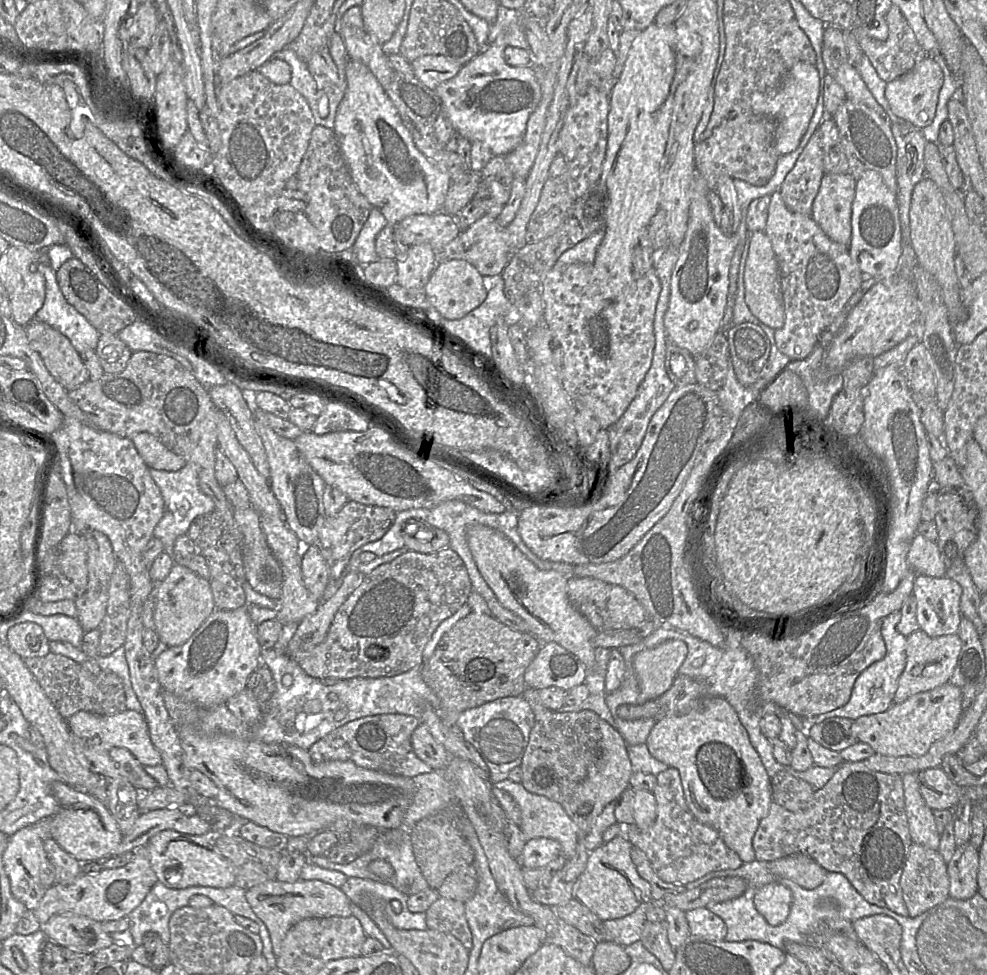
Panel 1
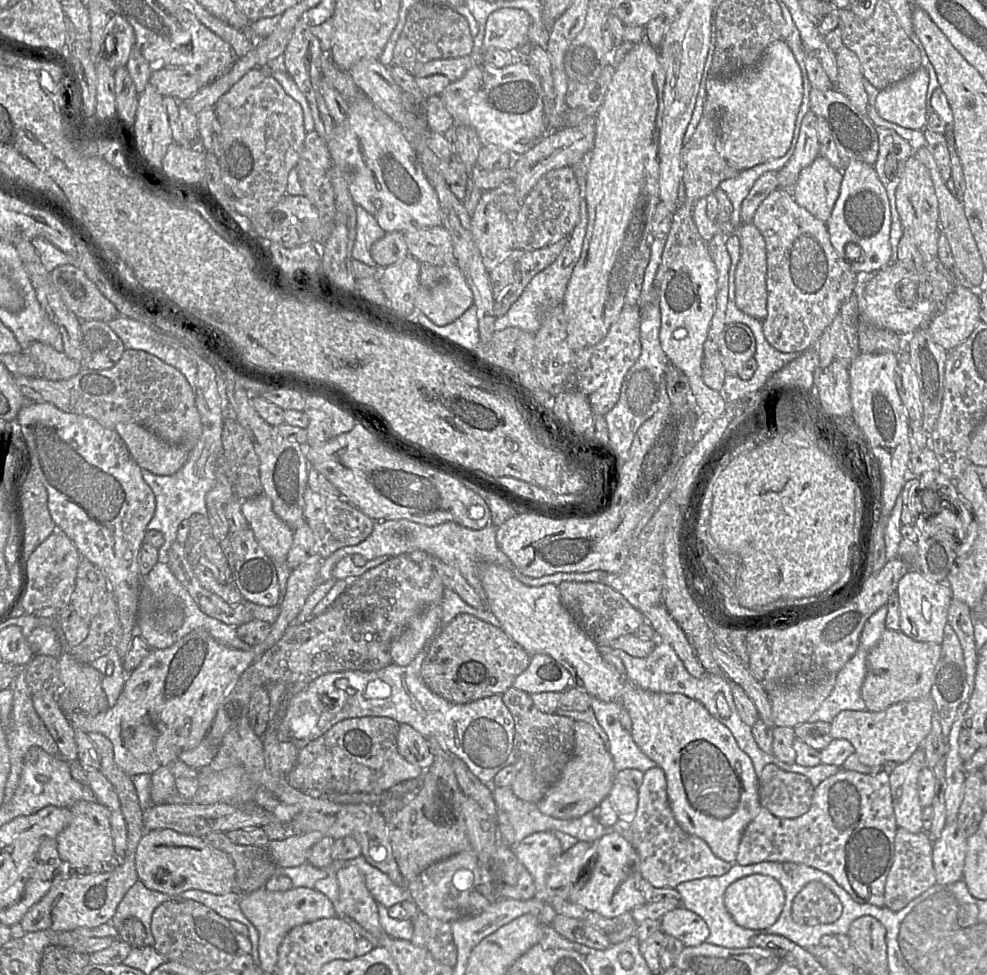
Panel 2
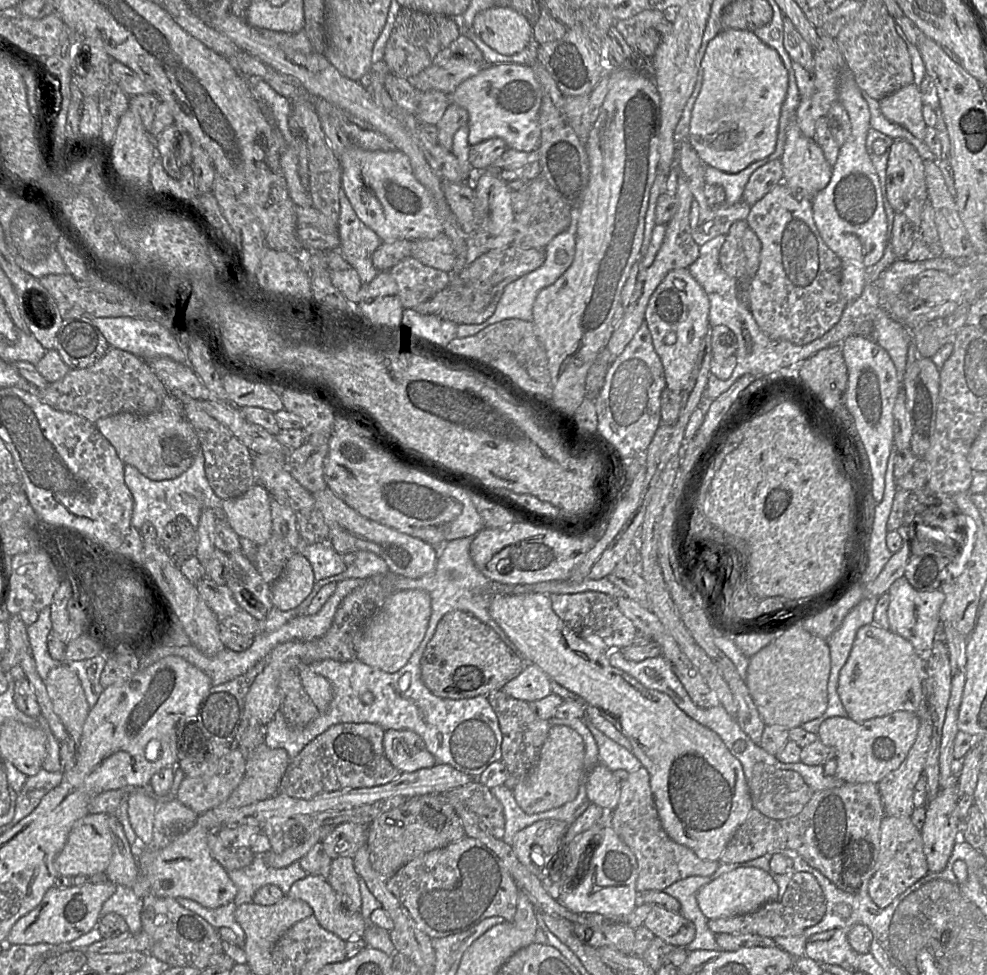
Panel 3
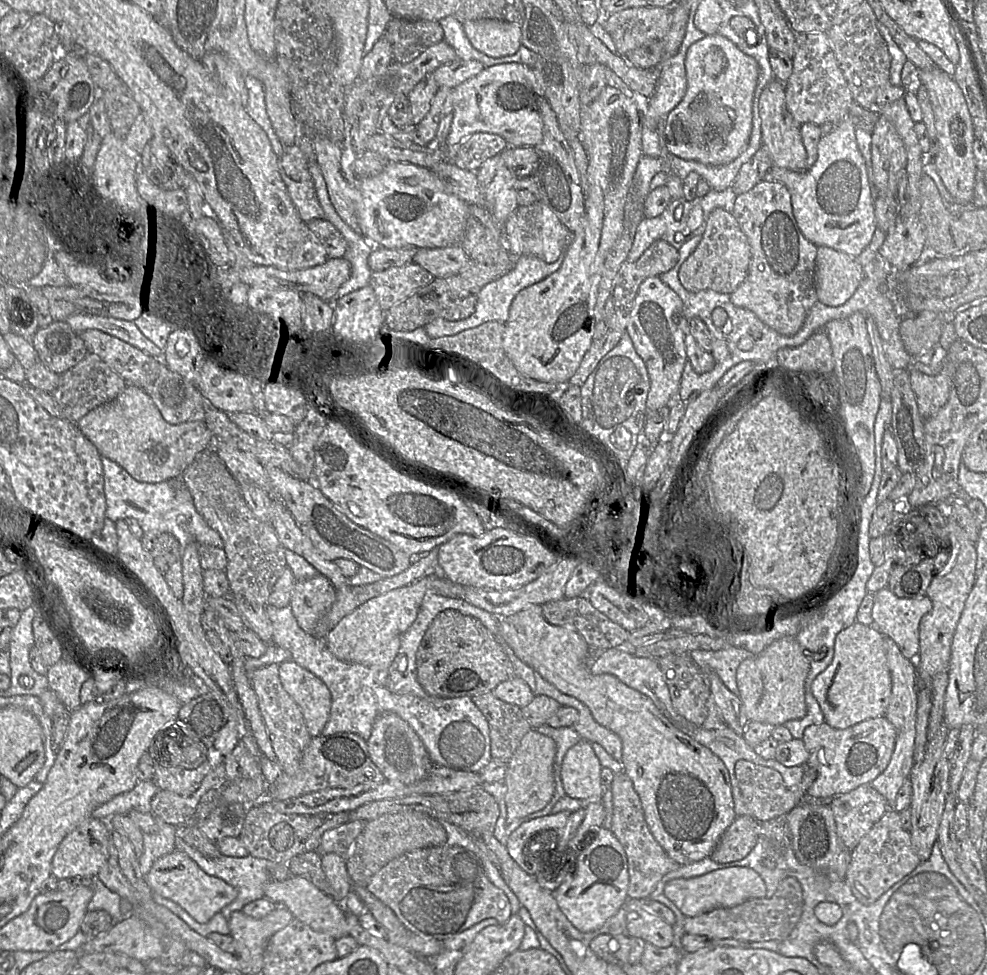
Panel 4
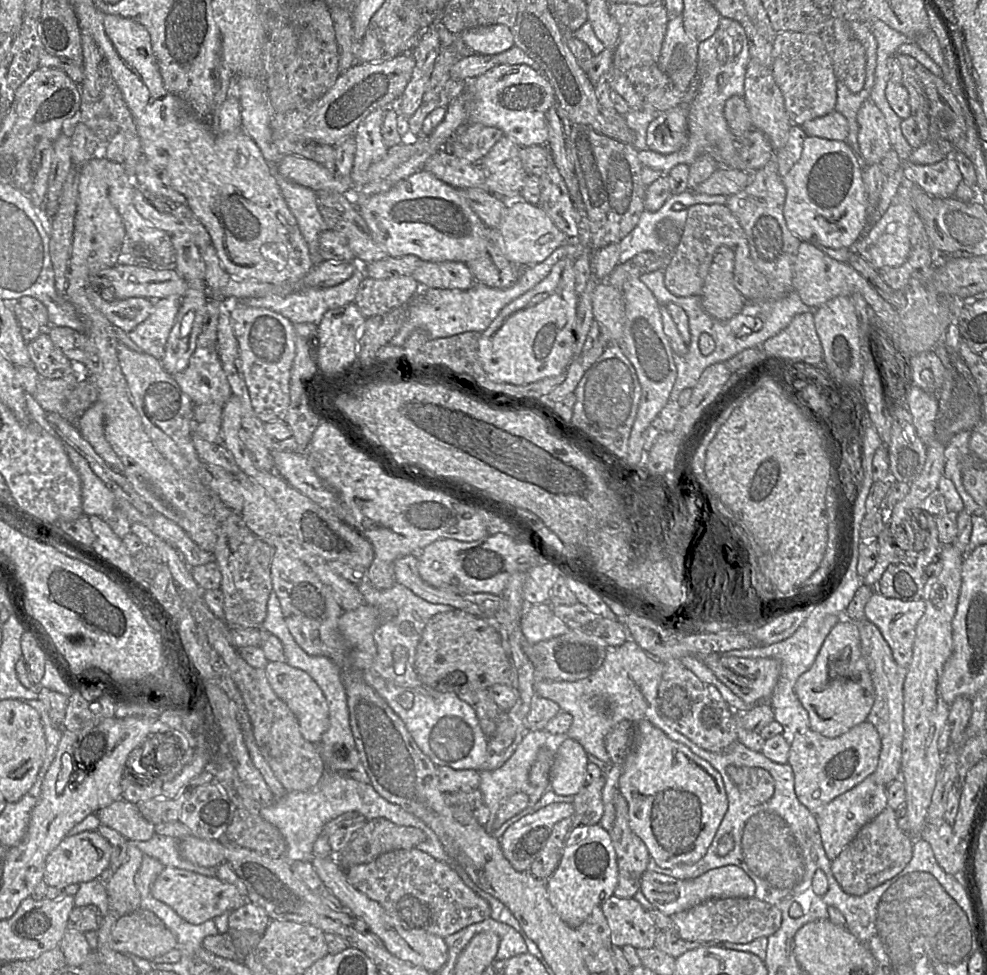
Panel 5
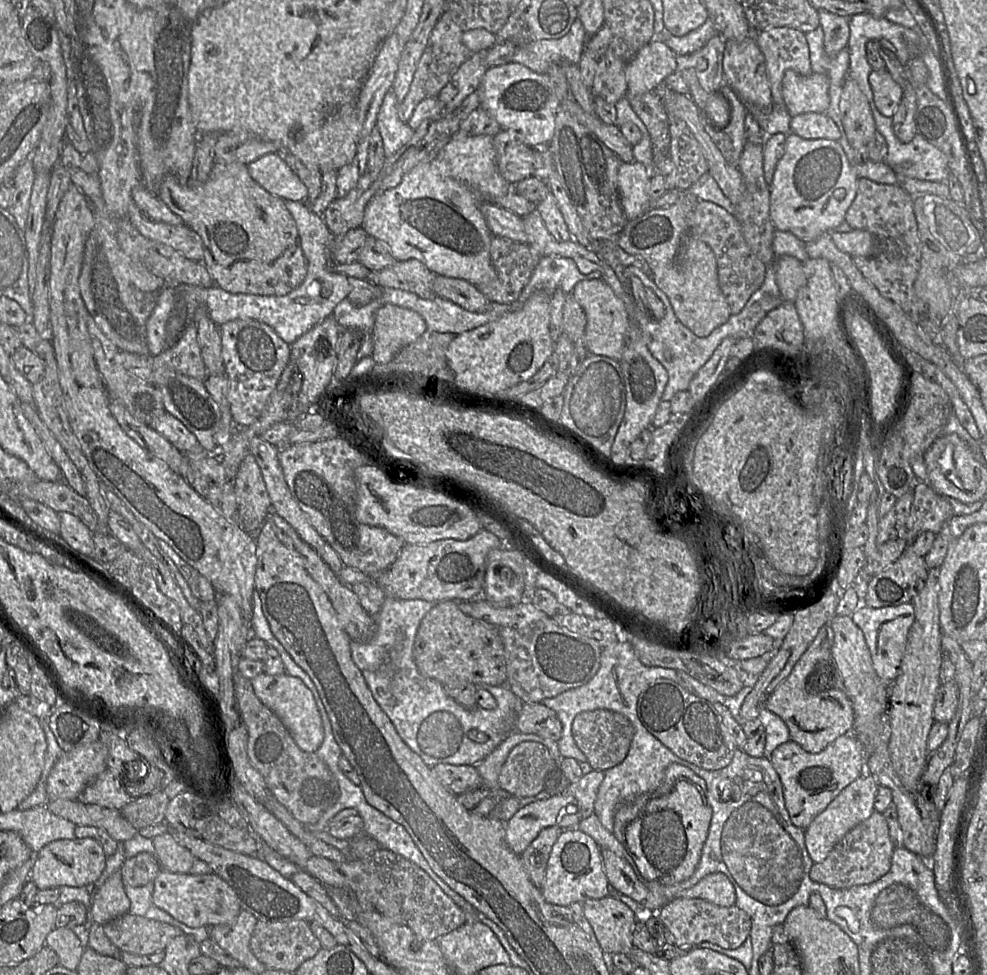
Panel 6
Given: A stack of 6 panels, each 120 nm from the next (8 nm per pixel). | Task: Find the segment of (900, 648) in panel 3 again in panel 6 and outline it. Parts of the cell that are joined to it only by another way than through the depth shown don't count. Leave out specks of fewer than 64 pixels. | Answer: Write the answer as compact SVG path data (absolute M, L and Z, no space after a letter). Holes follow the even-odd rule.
M825 624L796 662L789 676L764 703L766 709L784 721L790 740L809 753L820 752L841 735L853 733L853 704L842 691L842 678L831 654L833 640L833 629L830 624Z

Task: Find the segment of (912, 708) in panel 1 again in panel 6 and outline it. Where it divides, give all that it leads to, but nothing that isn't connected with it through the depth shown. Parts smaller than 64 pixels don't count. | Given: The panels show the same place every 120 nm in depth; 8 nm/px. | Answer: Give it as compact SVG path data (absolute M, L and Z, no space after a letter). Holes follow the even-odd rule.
M854 733L841 735L829 743L822 751L817 753L809 753L796 742L788 740L773 750L769 760L780 777L785 807L789 813L790 820L794 826L801 829L806 829L814 817L845 787L861 775L869 774L865 765L865 750L863 744Z

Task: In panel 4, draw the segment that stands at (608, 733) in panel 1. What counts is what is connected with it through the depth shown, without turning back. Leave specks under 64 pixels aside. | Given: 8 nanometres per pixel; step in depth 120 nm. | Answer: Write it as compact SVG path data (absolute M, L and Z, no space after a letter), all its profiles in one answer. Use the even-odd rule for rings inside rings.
M531 729L524 735L508 762L508 770L504 779L507 787L505 802L508 823L537 812L549 804L555 792L555 755L556 743L551 737L535 729Z

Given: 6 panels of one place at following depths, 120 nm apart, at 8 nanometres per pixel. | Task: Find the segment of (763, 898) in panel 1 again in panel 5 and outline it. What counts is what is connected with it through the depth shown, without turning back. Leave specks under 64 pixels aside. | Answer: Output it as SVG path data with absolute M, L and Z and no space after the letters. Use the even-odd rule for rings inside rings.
M728 865L709 870L691 880L677 879L648 869L641 877L639 891L645 895L653 908L672 916L711 899L751 898L754 897L755 890L755 882L742 868Z

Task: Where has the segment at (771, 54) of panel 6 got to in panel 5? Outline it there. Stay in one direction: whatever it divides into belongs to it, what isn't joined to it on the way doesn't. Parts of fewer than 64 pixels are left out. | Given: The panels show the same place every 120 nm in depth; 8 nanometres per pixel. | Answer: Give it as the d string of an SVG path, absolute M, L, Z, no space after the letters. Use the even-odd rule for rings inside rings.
M779 32L771 45L773 61L770 69L782 92L785 110L793 125L802 126L809 120L836 111L838 80L819 34Z

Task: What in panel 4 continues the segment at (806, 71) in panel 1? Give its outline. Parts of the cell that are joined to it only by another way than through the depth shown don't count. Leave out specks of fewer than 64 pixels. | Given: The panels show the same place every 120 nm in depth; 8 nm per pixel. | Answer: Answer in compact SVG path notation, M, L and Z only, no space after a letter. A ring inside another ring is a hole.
M719 34L707 35L687 51L687 91L680 103L663 119L662 144L670 155L719 166L735 160L747 147L753 121L754 93L759 77L758 62Z

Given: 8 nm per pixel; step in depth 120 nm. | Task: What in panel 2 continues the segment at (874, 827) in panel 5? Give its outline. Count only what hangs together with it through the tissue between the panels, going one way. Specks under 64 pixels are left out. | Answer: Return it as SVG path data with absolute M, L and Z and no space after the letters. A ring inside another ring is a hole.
M898 828L894 846L894 861L885 882L884 906L891 911L899 911L937 881L932 860L932 841L929 834L911 833L903 828Z

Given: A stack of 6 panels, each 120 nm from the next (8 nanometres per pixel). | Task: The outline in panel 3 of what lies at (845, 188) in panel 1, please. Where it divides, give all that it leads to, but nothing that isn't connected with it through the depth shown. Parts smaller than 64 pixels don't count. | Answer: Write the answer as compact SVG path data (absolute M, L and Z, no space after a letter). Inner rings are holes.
M796 122L790 123L787 128L784 152L779 160L783 168L783 179L780 184L787 186L799 199L811 200L828 185L831 179L832 165L818 144L802 134Z

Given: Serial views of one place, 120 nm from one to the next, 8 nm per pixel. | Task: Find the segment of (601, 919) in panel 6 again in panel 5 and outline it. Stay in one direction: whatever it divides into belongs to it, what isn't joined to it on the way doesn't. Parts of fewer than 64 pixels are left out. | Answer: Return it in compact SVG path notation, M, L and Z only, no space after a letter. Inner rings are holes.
M612 896L601 904L600 909L611 930L613 946L654 947L659 930L638 901Z

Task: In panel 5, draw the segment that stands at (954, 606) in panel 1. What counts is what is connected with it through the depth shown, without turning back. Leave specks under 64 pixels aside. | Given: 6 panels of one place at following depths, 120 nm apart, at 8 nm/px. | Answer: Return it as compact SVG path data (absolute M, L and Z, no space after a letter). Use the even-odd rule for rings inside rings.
M874 593L865 605L865 619L874 624L892 650L899 666L908 667L913 654L916 625L925 612L925 601L903 601Z

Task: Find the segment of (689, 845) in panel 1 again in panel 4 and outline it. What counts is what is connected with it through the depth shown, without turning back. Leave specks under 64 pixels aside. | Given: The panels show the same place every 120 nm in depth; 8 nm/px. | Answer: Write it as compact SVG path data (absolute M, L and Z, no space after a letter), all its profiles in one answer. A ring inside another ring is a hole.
M624 772L615 774L611 791L613 798L611 831L623 846L628 862L627 896L629 899L643 900L650 896L666 874L678 869L681 865L671 859L653 837L645 821L641 801L633 782Z

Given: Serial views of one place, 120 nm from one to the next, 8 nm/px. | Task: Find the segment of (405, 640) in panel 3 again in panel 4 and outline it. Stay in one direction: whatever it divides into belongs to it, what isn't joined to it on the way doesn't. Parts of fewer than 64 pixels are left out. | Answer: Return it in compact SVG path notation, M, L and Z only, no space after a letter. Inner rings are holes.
M426 577L374 597L342 618L326 635L328 649L339 659L387 669L396 657L402 634L415 621L426 588Z

